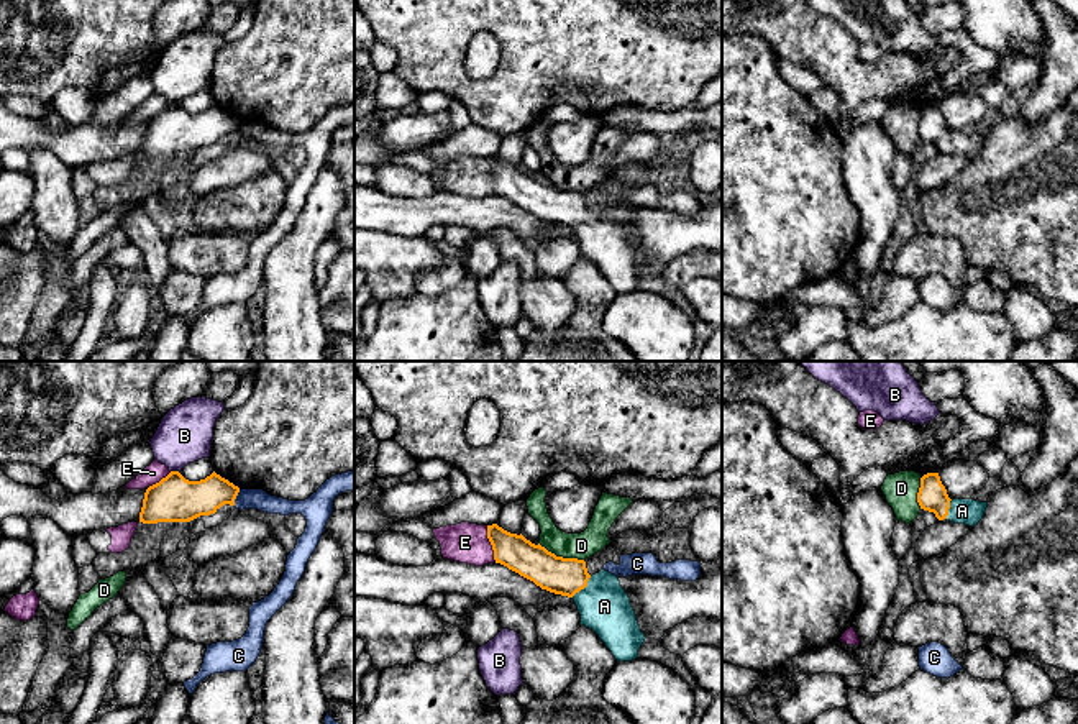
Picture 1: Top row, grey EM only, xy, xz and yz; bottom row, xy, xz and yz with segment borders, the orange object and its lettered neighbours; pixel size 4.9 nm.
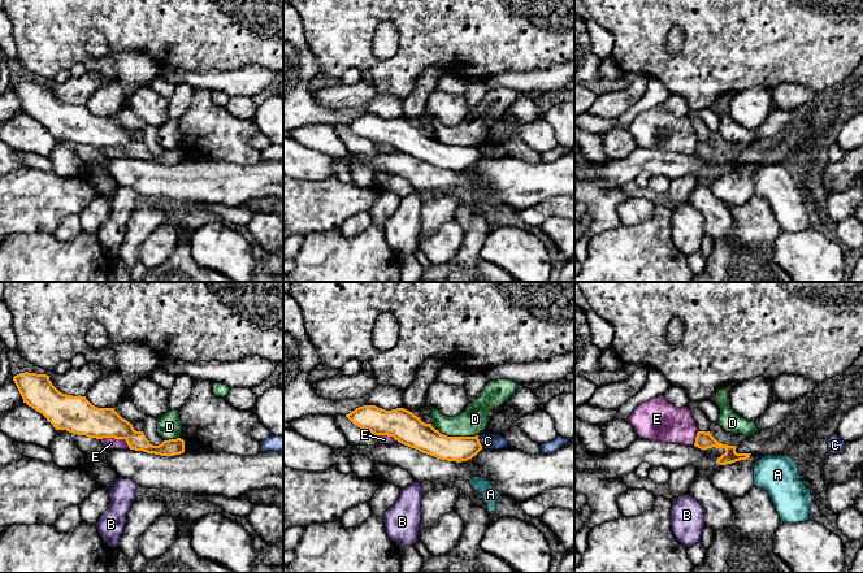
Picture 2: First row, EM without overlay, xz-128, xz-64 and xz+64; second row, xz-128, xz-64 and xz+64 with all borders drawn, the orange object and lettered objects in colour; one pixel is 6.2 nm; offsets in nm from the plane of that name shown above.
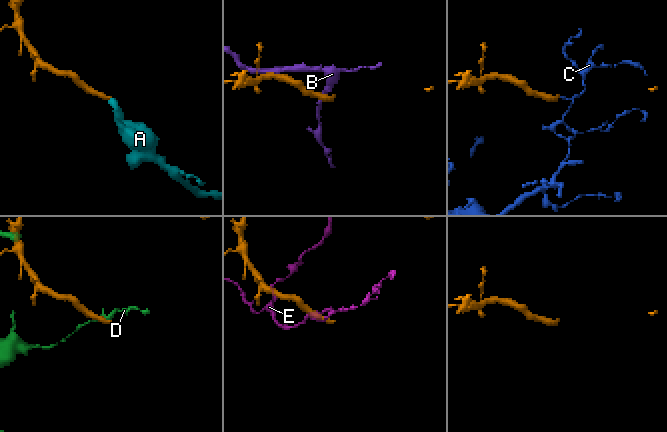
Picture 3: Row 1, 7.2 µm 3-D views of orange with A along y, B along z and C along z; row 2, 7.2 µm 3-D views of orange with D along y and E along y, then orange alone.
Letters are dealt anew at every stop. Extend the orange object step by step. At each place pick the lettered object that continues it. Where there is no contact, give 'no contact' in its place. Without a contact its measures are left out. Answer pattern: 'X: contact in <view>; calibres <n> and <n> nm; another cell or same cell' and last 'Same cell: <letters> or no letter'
A: contact in xz; calibres 190 and 260 nm; same cell
B: contact in xy; calibres 220 and 280 nm; another cell
C: contact in xy; calibres 200 and 100 nm; another cell
D: contact in xz; calibres 190 and 130 nm; another cell
E: contact in xz; calibres 180 and 200 nm; another cell
Same cell: A

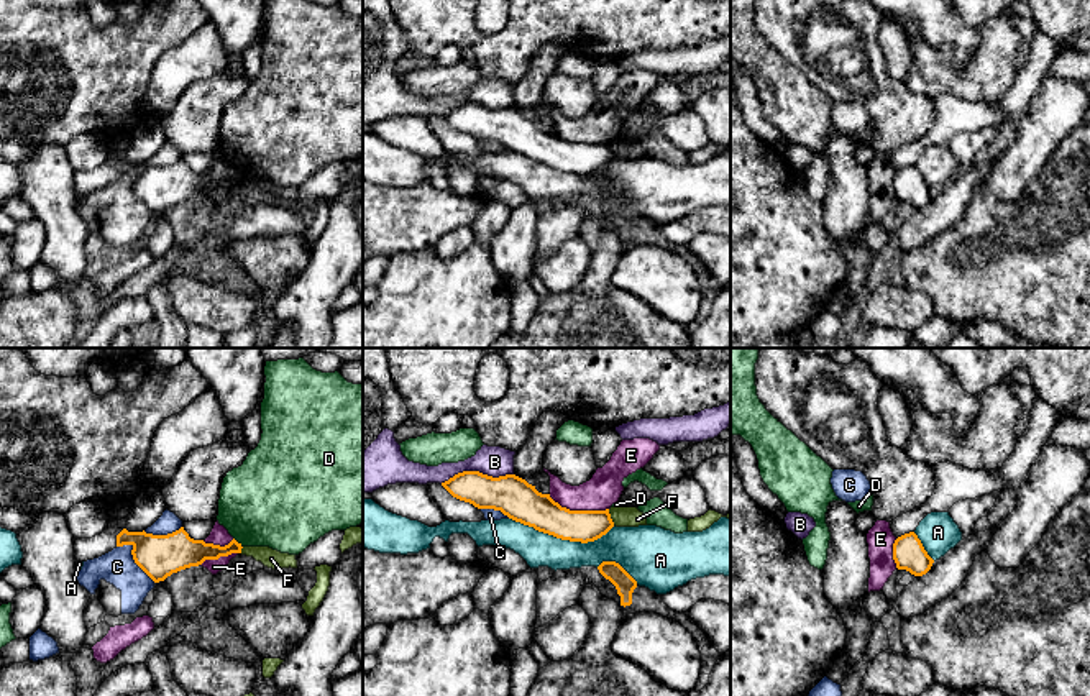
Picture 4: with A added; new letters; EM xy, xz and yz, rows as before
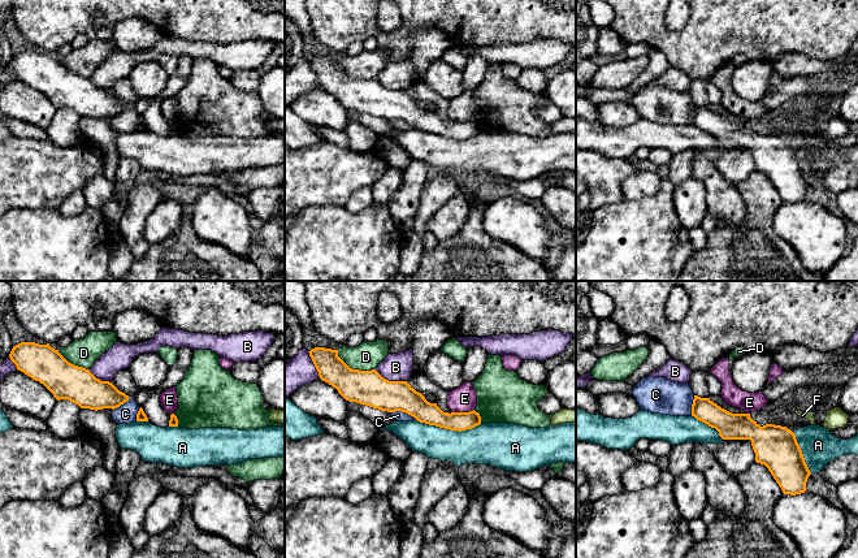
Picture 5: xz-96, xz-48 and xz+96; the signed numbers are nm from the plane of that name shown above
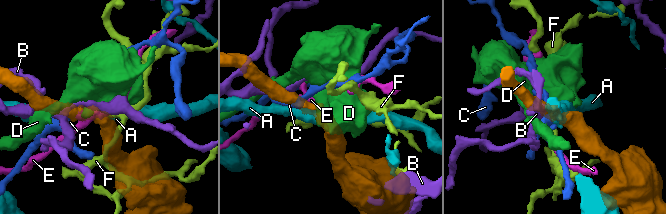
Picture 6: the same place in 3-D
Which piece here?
A: contact in xz; calibres 180 and 170 nm; another cell
B: contact in xz; calibres 200 and 150 nm; another cell
C: contact in xy; calibres 200 and 170 nm; another cell
D: contact in xy; calibres 140 and 440 nm; another cell
E: contact in xz; calibres 180 and 170 nm; another cell
F: contact in xz; calibres 160 and 100 nm; another cell
Same cell: no letter

